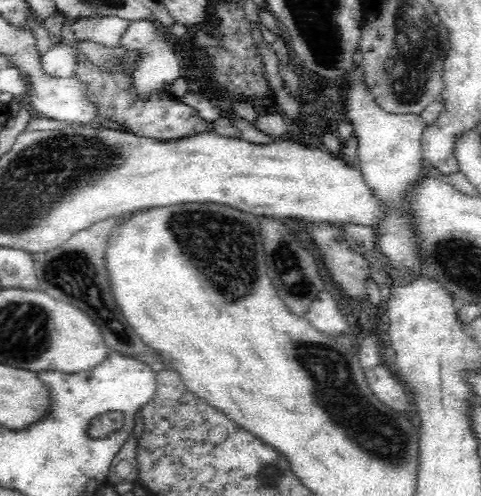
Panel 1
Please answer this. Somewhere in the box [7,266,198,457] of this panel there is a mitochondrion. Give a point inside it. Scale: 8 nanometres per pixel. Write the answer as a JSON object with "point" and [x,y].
{"point":[116,421]}

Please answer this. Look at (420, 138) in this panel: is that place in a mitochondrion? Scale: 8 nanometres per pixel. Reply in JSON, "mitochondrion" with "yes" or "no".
{"mitochondrion":"no"}

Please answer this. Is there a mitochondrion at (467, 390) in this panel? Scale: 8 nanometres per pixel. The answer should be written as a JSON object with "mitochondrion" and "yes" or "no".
{"mitochondrion":"no"}

